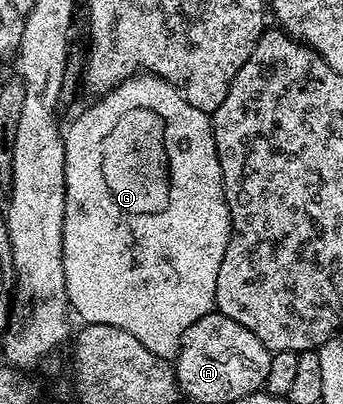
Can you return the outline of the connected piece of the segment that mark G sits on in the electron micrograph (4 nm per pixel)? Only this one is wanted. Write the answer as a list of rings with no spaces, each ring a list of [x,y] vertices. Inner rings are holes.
[[[139,73],[136,77],[129,77],[123,83],[111,90],[110,93],[102,93],[96,98],[97,101],[90,109],[85,109],[73,122],[70,123],[69,129],[64,130],[65,138],[65,210],[63,211],[63,279],[67,287],[67,299],[69,300],[69,308],[74,314],[77,313],[82,317],[85,325],[110,325],[111,327],[119,327],[123,331],[127,331],[131,335],[135,335],[135,339],[139,339],[139,343],[143,343],[143,347],[147,347],[147,351],[151,351],[155,355],[169,359],[176,354],[181,348],[181,336],[189,327],[199,319],[203,319],[203,315],[214,312],[217,300],[215,299],[215,283],[219,279],[219,263],[223,263],[223,251],[227,251],[227,243],[233,228],[231,227],[231,219],[229,218],[229,208],[227,207],[227,199],[225,198],[225,188],[223,187],[223,175],[219,167],[219,155],[215,147],[215,135],[213,134],[213,122],[210,114],[199,111],[199,107],[191,107],[191,103],[187,103],[187,99],[181,94],[180,89],[176,89],[171,83],[167,83],[162,77],[155,77],[151,73]]]

